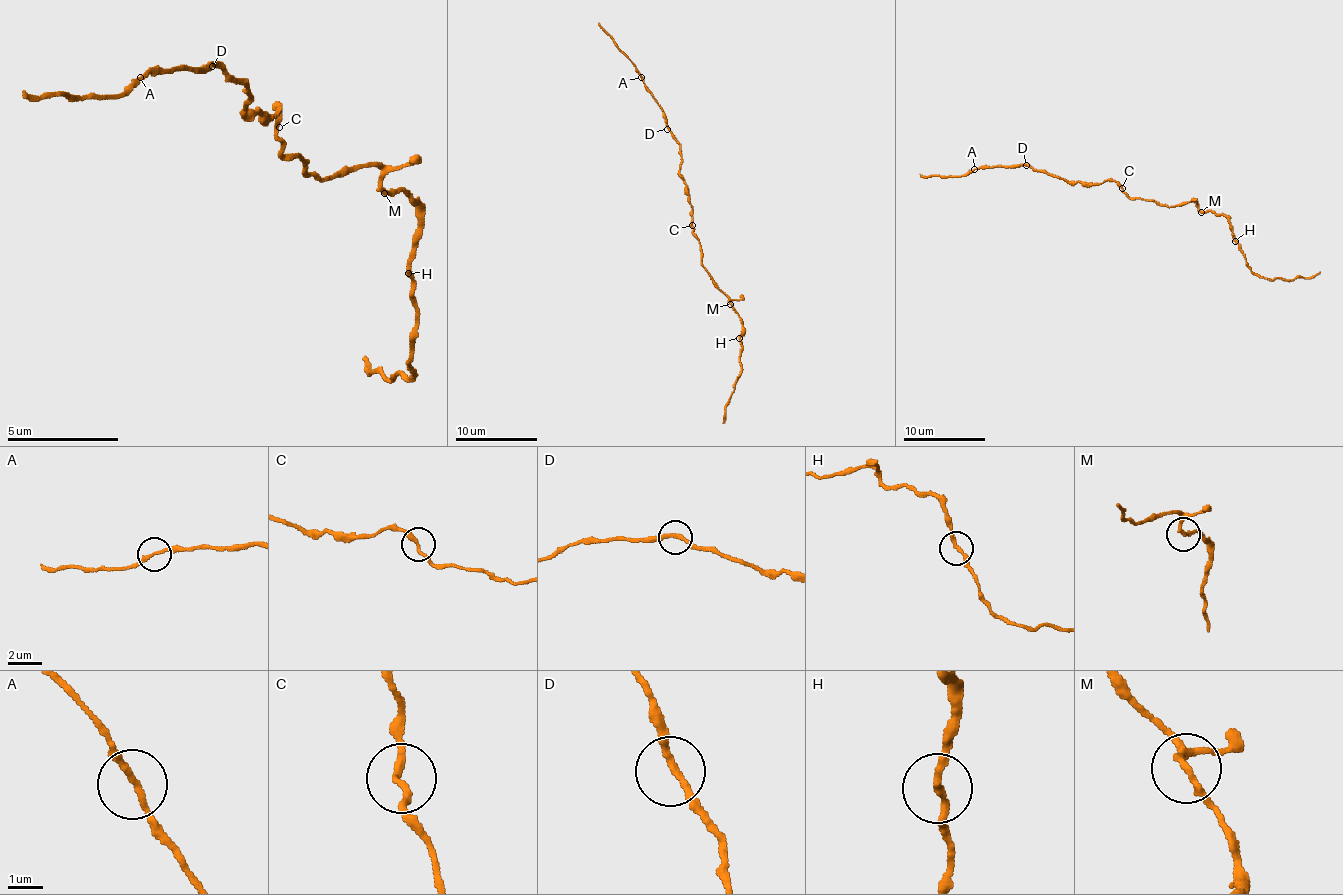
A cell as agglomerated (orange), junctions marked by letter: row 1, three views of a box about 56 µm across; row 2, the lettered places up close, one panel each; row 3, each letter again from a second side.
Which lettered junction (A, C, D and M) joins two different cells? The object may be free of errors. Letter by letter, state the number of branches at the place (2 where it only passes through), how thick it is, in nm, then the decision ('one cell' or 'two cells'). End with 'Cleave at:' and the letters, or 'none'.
A: 2 | 180 nm | one cell
C: 2 | 200 nm | one cell
D: 2 | 200 nm | one cell
M: 2 | 200 nm | one cell
Cleave at: none

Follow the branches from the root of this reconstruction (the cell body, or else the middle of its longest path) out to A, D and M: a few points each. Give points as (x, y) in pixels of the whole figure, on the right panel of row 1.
A: (1132, 198), (1108, 179), (1100, 184), (1071, 184), (1026, 165), (974, 169)
D: (1132, 198), (1108, 179), (1100, 184), (1071, 184), (1026, 165)
M: (1132, 198), (1155, 200), (1165, 206), (1194, 202), (1200, 212)

